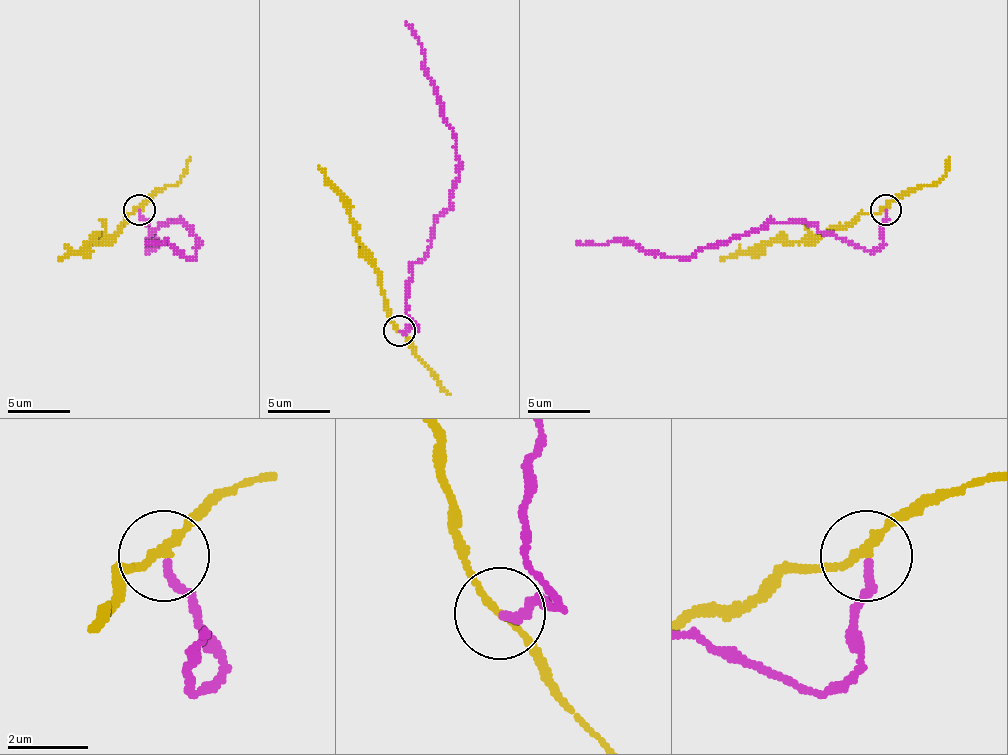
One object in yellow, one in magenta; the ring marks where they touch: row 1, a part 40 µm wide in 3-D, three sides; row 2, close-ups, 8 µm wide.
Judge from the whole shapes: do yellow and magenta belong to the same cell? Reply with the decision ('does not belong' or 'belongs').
does not belong

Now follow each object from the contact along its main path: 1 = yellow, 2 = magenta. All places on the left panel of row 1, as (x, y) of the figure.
1: (140, 210), (127, 213), (121, 226), (105, 241), (96, 241), (58, 260)
2: (140, 210), (149, 251), (168, 223), (199, 244), (183, 257), (146, 241)

